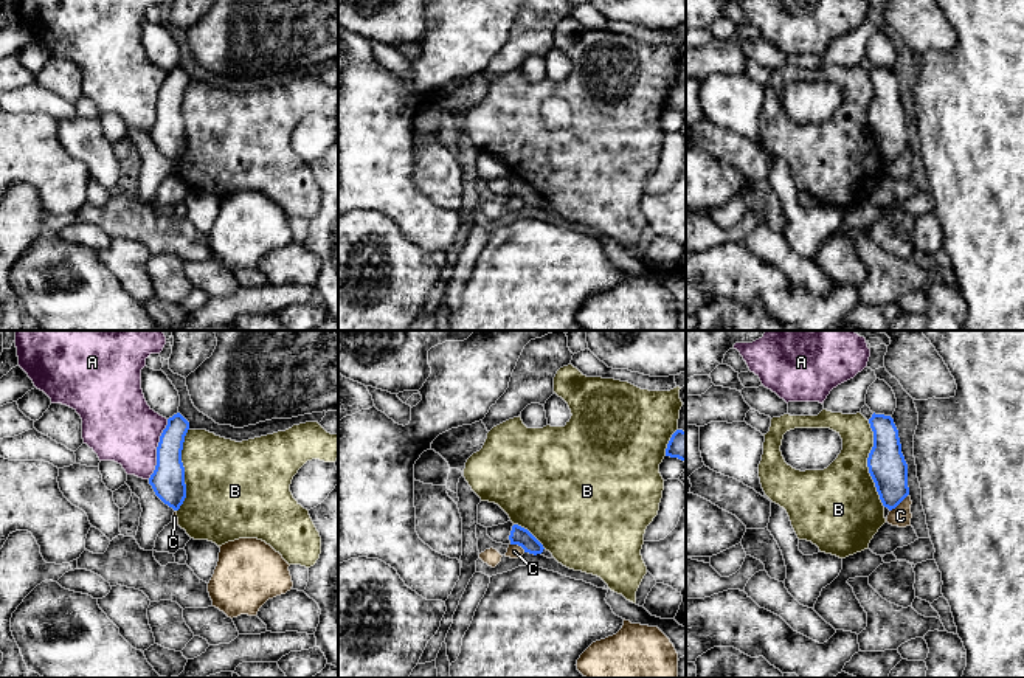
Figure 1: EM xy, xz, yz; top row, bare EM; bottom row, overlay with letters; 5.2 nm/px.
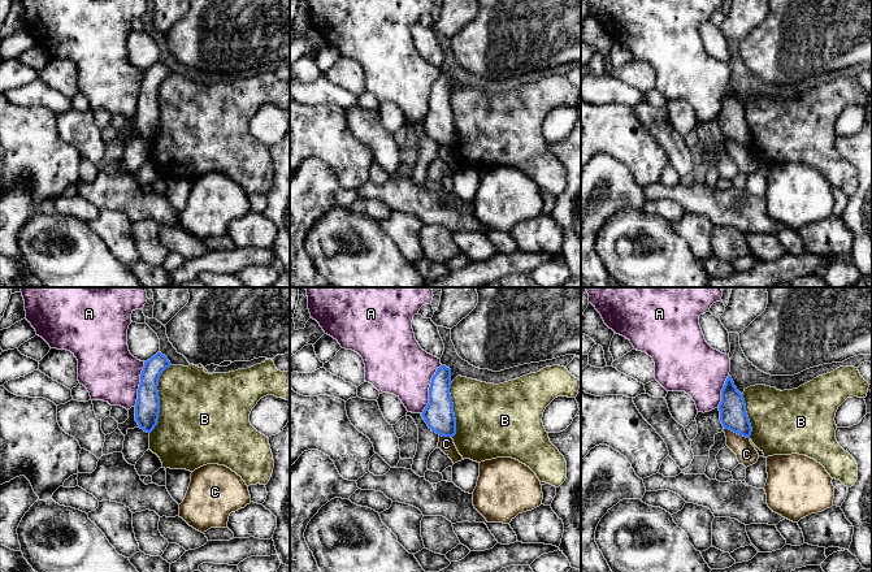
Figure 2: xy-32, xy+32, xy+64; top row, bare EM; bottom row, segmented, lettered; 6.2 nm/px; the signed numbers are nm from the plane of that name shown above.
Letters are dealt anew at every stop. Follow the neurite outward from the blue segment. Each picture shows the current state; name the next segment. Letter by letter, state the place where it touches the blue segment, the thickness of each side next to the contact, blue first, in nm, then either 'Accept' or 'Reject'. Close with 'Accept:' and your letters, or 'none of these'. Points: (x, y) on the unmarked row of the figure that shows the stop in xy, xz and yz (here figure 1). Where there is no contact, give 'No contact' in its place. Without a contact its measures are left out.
A: Touches blue at xy (157, 101). Thickness 180 nm (blue) against 360 nm. Reject
B: Touches blue at yz (868, 117). Thickness 190 nm (blue) against 400 nm. Reject
C: Touches blue at yz (899, 155). Thickness 190 nm (blue) against 100 nm. Reject
Accept: none of these

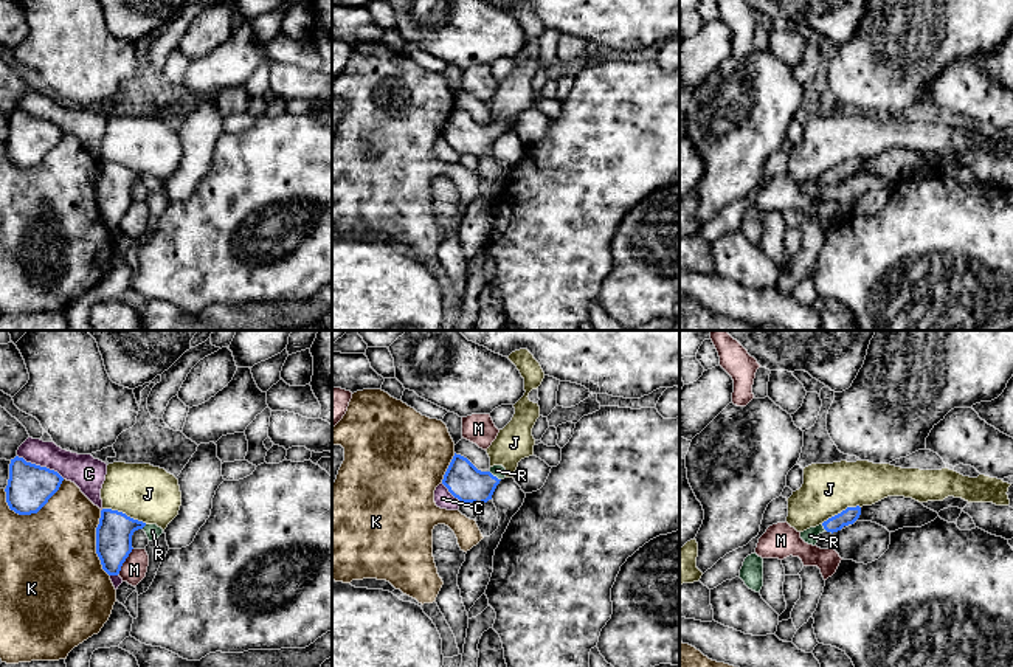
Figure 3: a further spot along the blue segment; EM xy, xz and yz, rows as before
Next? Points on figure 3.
C: Touches blue at xy (39, 118). Thickness 240 nm (blue) against 170 nm. Reject
J: Touches blue at xy (124, 166). Thickness 190 nm (blue) against 300 nm. Reject
K: Touches blue at xy (36, 165). Thickness 240 nm (blue) against 500 nm. Reject
M: Touches blue at xy (124, 213). Thickness 190 nm (blue) against 130 nm. Reject
R: Touches blue at xz (495, 129). Thickness 190 nm (blue) against 60 nm. Accept
Accept: R

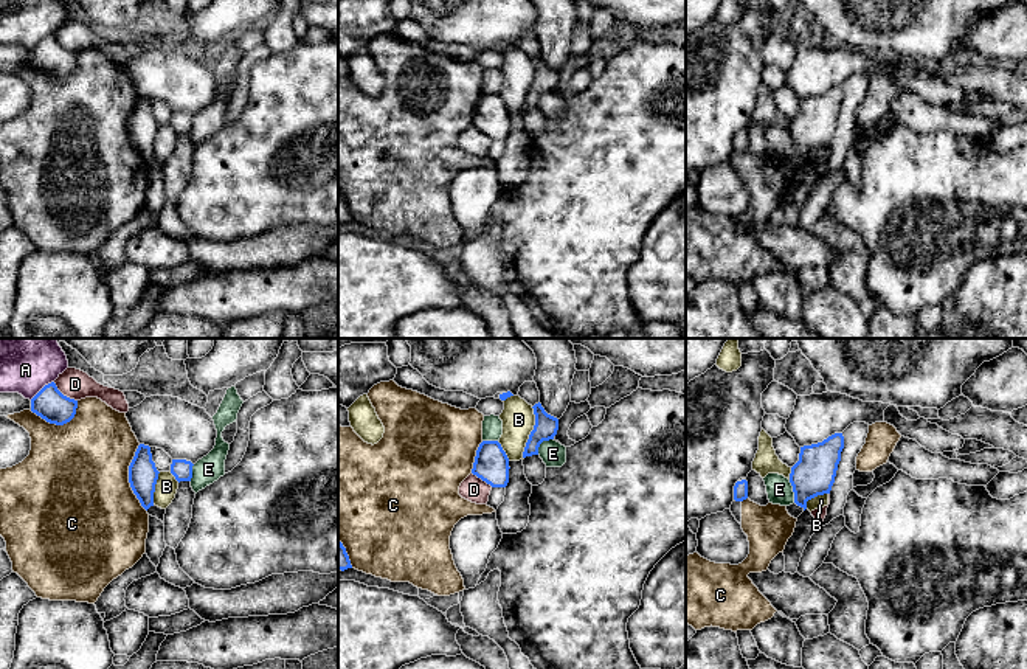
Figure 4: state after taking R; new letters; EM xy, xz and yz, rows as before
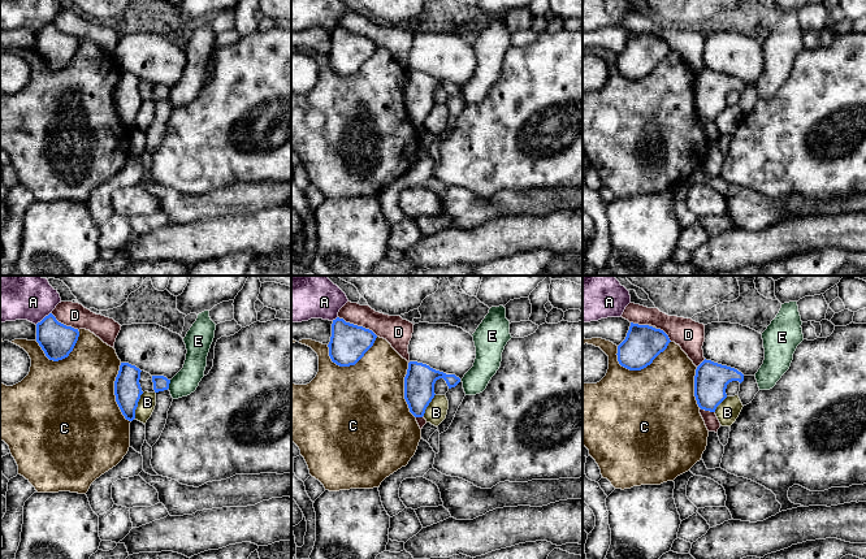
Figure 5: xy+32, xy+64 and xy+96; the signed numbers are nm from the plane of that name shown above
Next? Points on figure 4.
A: Touches blue at xy (42, 41). Thickness 170 nm (blue) against 240 nm. Reject
B: Touches blue at xz (531, 86). Thickness 120 nm (blue) against 170 nm. Reject
C: Touches blue at xy (129, 131). Thickness 150 nm (blue) against 500 nm. Reject
D: Touches blue at xy (62, 47). Thickness 170 nm (blue) against 160 nm. Reject
E: Touches blue at xz (542, 93). Thickness 120 nm (blue) against 130 nm. Reject
Accept: none of these

